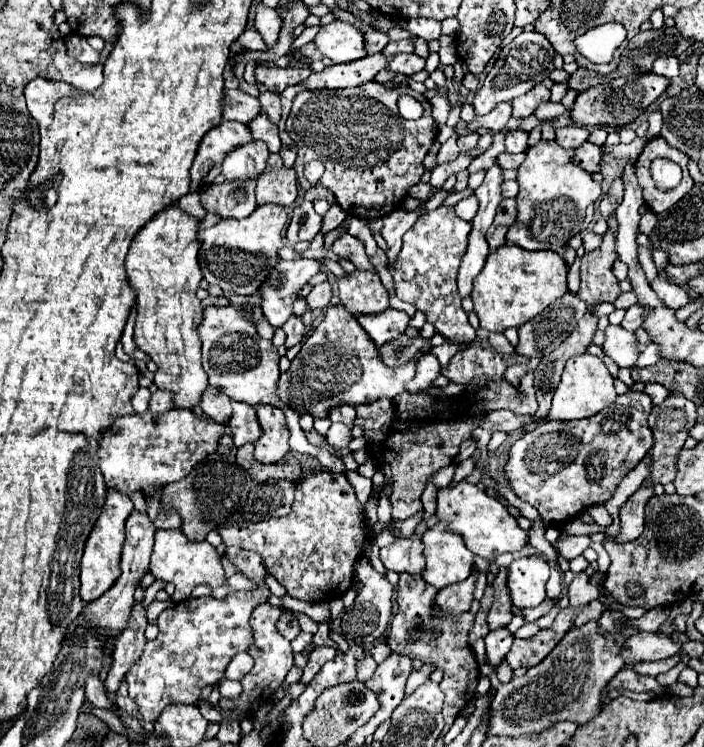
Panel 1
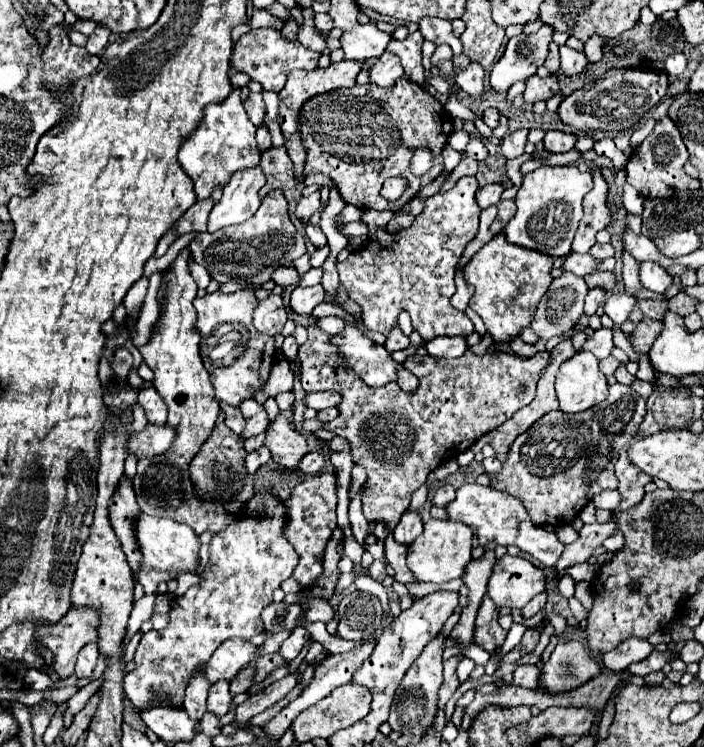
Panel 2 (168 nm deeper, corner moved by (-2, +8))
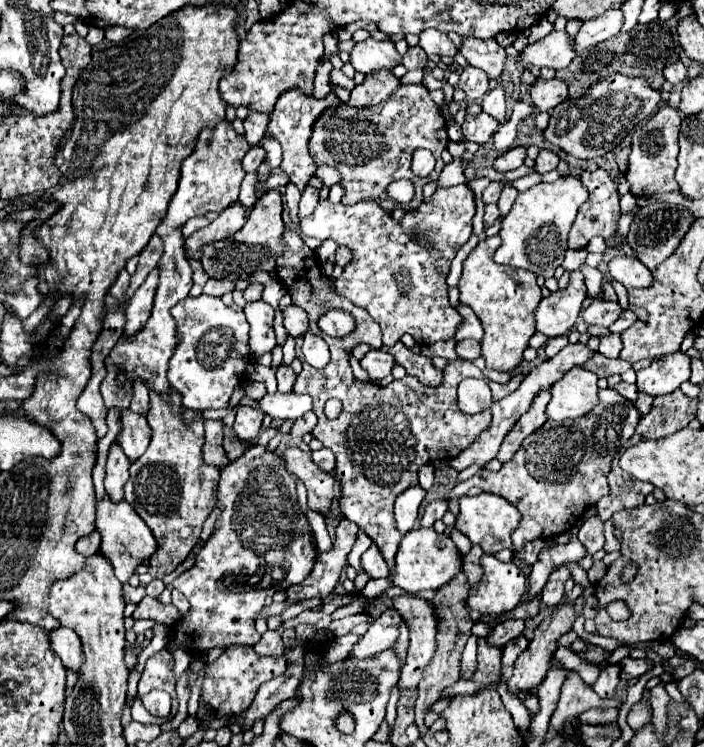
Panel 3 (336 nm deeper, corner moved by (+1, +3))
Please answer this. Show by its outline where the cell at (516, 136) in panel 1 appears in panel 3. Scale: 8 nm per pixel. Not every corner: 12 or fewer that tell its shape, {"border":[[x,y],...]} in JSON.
{"border":[[510,148],[494,162],[498,172],[524,164],[526,148]]}

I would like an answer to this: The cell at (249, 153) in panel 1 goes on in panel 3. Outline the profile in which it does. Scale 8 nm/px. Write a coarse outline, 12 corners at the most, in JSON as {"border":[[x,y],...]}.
{"border":[[240,202],[186,240],[186,258],[200,260],[202,244],[230,238],[246,224]]}

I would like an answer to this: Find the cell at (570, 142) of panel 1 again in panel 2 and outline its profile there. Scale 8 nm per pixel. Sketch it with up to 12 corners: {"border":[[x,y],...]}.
{"border":[[547,131],[543,147],[549,153],[571,151],[577,137]]}

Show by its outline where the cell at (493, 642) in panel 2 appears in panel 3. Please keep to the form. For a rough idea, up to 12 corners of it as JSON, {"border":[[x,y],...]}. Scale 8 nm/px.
{"border":[[478,638],[478,670],[446,694],[476,694],[502,678],[502,648]]}

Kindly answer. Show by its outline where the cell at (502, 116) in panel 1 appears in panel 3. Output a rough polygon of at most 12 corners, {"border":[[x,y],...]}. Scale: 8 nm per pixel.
{"border":[[484,112],[466,116],[466,140],[488,142],[498,122]]}

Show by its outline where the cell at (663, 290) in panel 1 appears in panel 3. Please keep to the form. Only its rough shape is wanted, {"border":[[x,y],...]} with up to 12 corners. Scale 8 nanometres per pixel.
{"border":[[616,256],[610,276],[626,288],[652,286],[652,272],[636,258]]}

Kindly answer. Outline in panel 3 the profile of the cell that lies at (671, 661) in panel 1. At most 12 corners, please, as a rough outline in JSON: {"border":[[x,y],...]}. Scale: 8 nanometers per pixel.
{"border":[[624,658],[620,678],[640,678],[652,670],[648,658]]}

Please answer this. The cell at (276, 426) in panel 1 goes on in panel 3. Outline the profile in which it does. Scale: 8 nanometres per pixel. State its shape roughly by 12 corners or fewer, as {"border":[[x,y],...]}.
{"border":[[284,450],[286,470],[308,490],[308,506],[322,514],[332,502],[334,476],[310,452]]}

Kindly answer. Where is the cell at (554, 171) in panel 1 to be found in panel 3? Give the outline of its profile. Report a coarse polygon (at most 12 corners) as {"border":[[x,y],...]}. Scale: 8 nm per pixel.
{"border":[[572,174],[520,192],[498,264],[546,278],[562,264],[588,198]]}

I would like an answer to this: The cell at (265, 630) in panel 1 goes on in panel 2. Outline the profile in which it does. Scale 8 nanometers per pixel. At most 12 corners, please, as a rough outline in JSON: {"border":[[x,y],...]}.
{"border":[[303,627],[291,631],[279,651],[281,657],[293,661],[309,639]]}

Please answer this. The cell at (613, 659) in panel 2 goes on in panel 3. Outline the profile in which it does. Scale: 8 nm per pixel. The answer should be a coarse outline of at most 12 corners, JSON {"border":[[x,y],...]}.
{"border":[[620,664],[602,668],[594,682],[594,692],[600,698],[612,698]]}

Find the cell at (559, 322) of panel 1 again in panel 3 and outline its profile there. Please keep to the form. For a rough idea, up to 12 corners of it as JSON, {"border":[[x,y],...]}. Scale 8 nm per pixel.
{"border":[[574,270],[564,290],[540,300],[536,330],[566,336],[578,320],[584,274]]}

